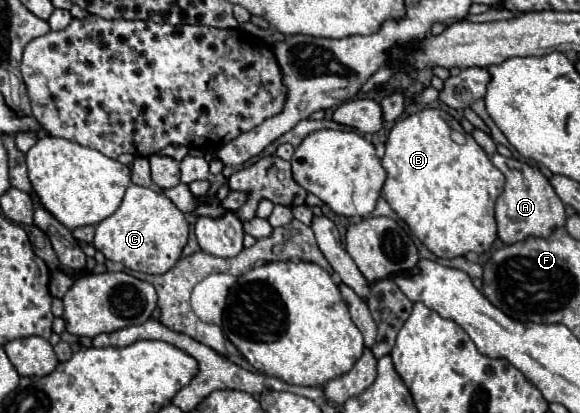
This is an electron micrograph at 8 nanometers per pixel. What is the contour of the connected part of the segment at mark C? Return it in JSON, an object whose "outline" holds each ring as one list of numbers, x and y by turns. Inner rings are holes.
{"outline":[[130,184,120,208,96,226,94,246,112,262,146,274,168,272,180,258,188,242,190,226,184,214,158,190]]}

